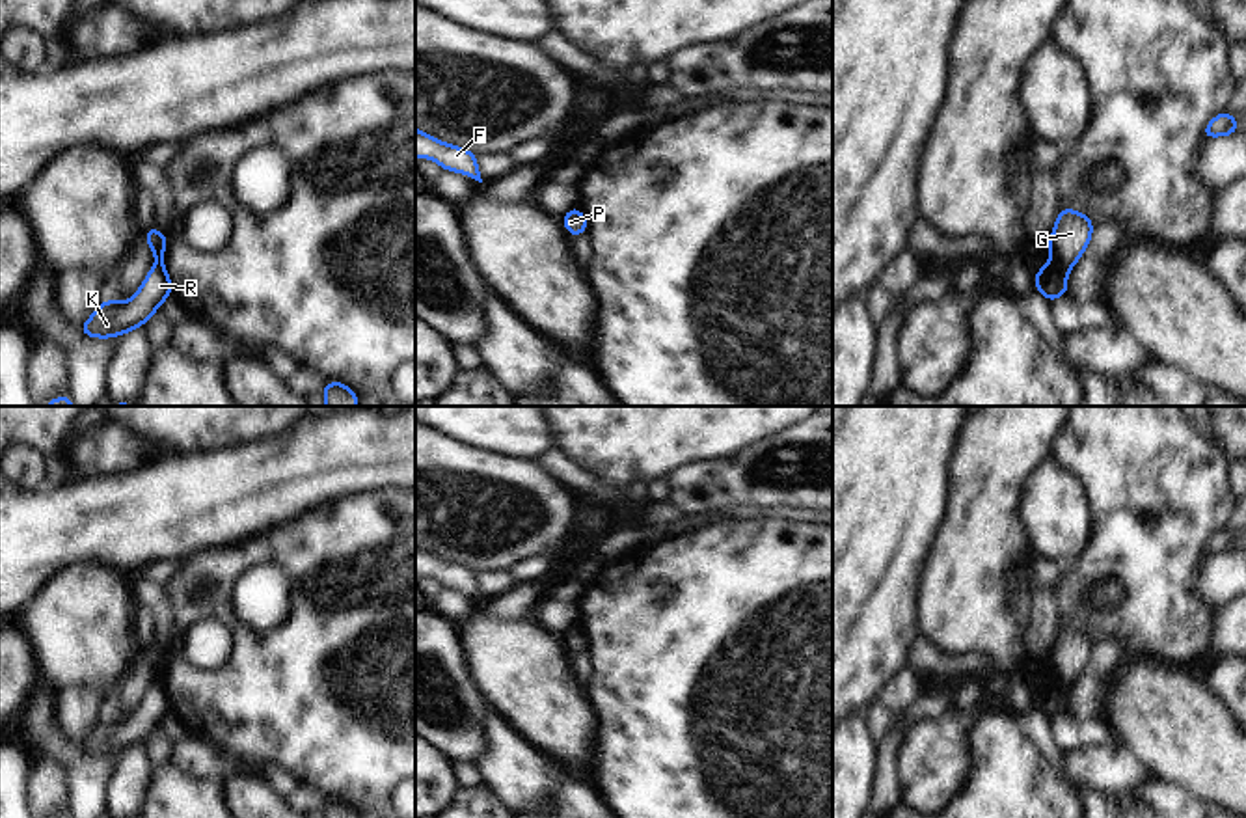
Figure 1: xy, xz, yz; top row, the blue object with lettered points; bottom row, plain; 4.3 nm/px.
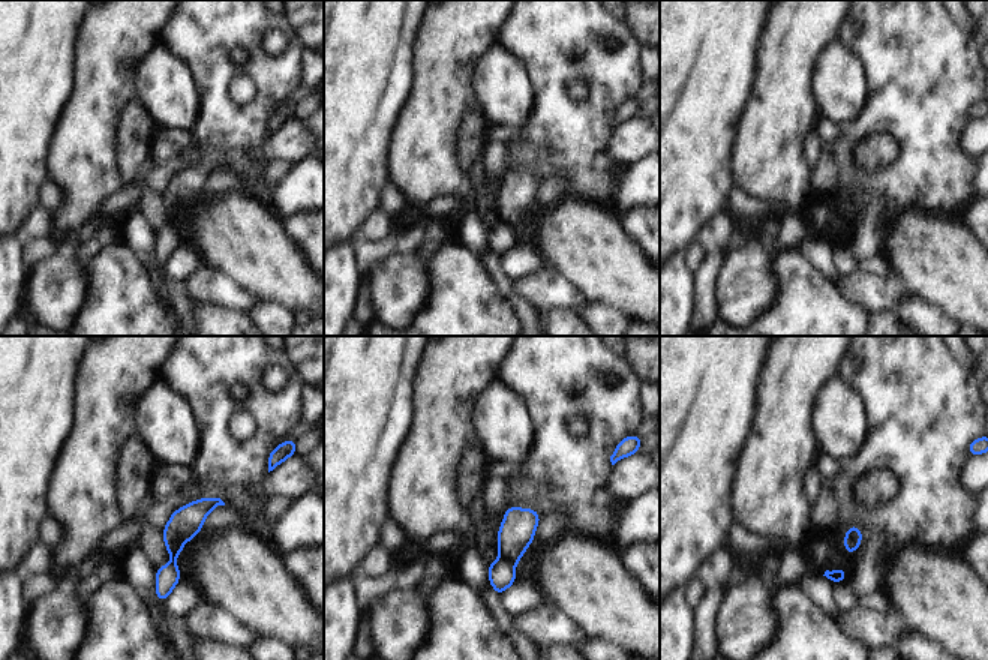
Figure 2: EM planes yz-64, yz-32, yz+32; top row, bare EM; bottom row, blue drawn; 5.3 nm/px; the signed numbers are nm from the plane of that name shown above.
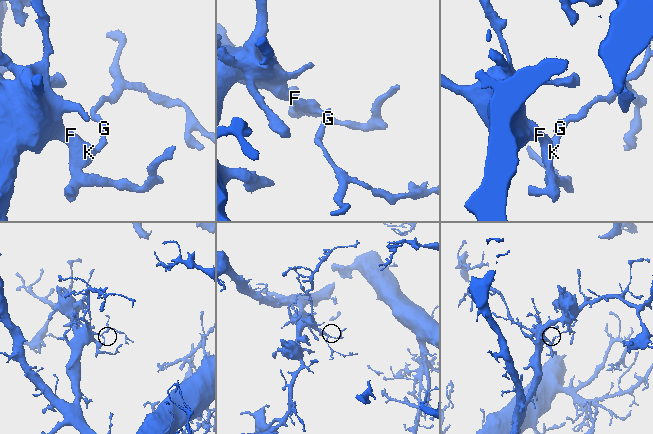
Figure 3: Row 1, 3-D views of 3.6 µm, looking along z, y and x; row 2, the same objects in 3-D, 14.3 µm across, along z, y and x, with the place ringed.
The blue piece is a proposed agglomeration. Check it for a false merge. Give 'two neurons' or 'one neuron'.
two neurons

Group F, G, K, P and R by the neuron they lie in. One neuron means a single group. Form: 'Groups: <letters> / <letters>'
Groups: F K R / G P

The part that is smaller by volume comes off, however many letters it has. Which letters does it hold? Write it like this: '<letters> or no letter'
G, P

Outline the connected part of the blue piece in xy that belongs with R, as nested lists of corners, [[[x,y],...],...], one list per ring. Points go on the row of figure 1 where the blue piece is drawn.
[[[158,261],[127,304],[102,300],[101,307],[78,328],[88,337],[102,339],[129,334],[143,326],[168,296],[171,296],[171,279],[164,263]]]

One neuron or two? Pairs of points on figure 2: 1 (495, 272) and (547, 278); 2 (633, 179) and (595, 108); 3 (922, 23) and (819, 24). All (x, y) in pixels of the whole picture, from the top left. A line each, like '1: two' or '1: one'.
1: two
2: two
3: two

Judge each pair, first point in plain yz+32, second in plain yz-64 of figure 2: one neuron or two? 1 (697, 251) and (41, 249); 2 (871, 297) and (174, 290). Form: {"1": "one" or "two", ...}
{"1": "one", "2": "two"}

